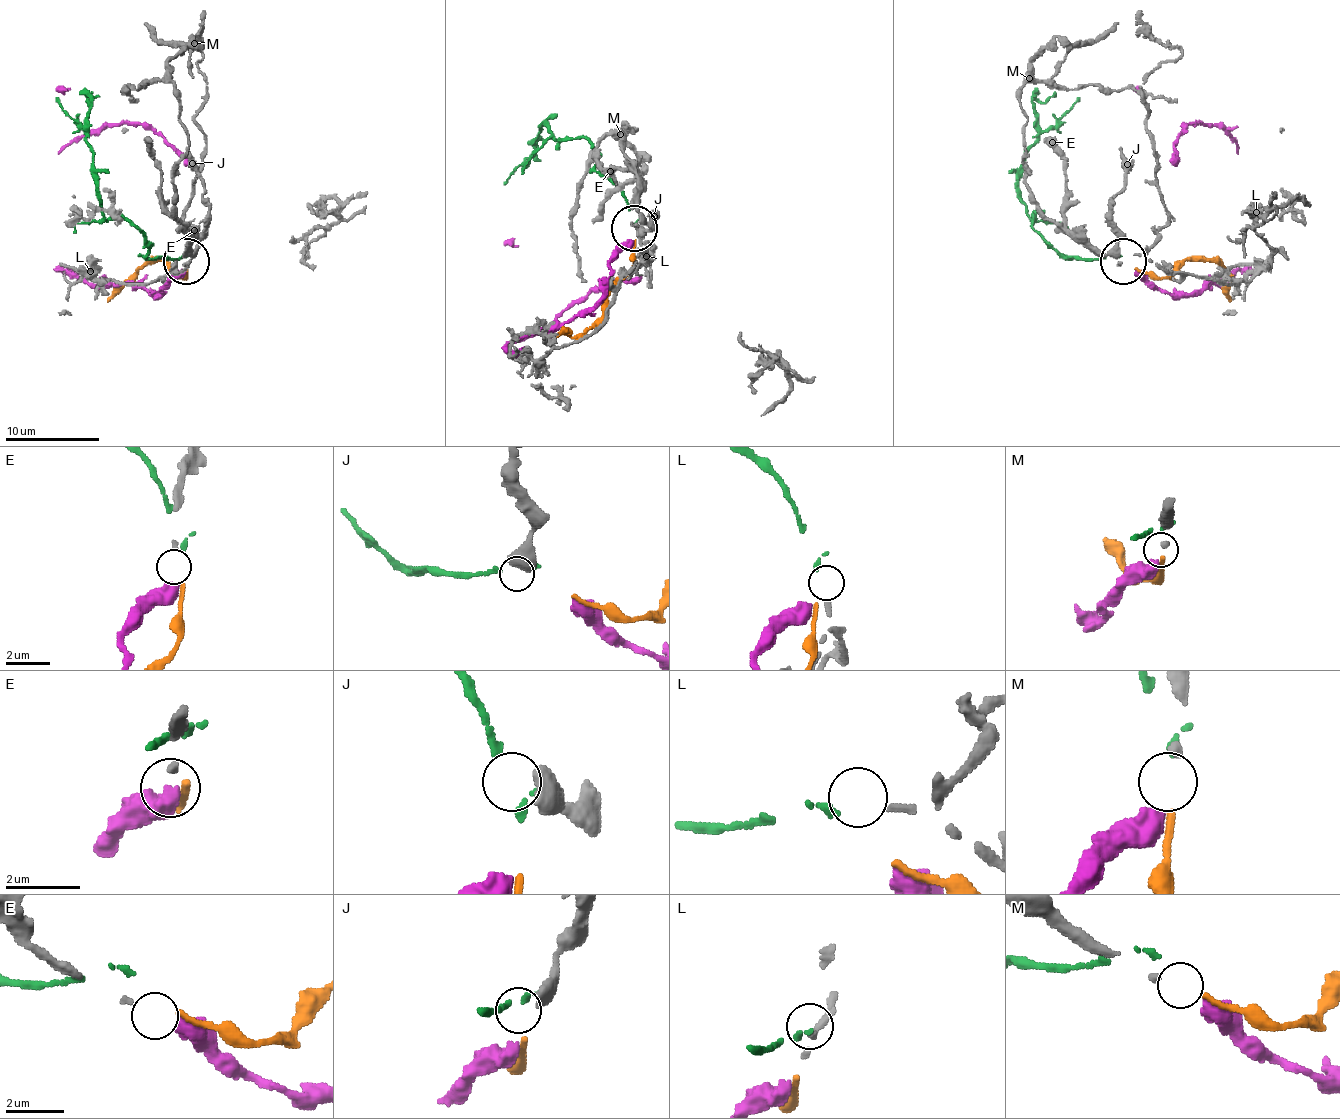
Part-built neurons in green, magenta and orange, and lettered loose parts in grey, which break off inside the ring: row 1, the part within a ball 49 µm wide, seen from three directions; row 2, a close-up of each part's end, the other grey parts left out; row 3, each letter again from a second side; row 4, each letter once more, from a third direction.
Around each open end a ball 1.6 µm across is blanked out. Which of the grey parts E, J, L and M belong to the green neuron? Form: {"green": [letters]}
{"green": ["L"]}

